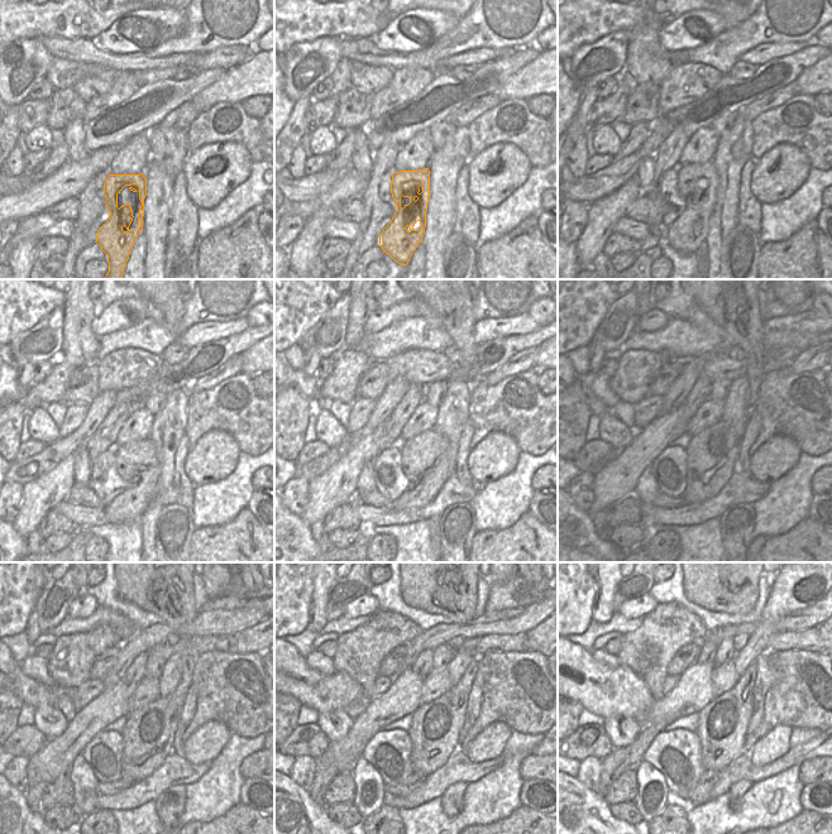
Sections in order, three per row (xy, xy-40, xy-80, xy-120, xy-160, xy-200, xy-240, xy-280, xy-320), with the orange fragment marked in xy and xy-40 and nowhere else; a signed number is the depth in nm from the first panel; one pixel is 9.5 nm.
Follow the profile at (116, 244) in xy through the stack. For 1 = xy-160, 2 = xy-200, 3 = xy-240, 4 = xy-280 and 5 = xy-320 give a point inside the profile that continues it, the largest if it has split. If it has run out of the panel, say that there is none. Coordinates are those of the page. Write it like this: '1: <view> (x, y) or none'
1: xy-160 (424, 459)
2: xy-200 (713, 454)
3: xy-240 (148, 734)
4: xy-280 (435, 732)
5: xy-320 (722, 724)

